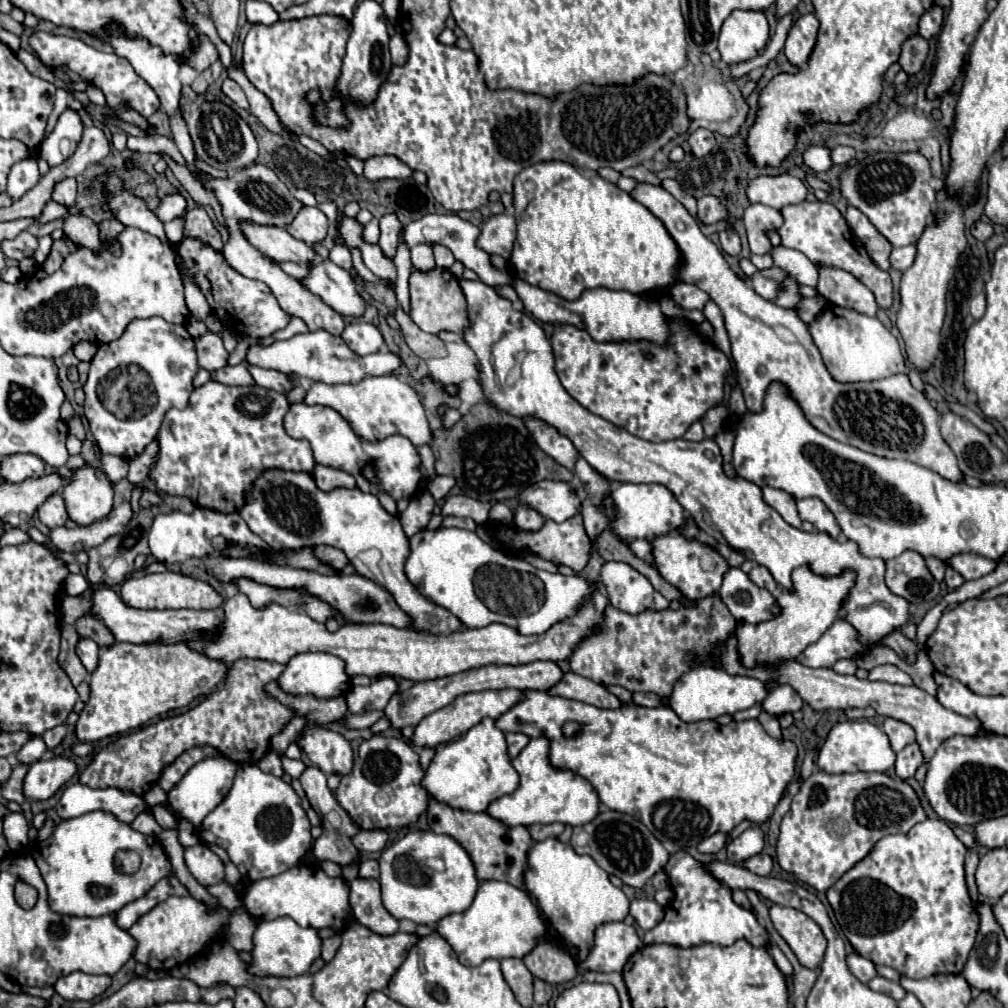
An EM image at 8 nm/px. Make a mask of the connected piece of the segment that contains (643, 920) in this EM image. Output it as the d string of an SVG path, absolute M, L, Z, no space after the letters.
M638 899L638 901L632 901L630 915L636 919L636 923L644 931L650 931L654 925L658 925L662 921L664 907L658 905L656 901L650 901L650 899Z

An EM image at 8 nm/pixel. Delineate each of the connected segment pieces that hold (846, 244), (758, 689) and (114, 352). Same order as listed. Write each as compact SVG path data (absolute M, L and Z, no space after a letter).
M804 201L798 205L786 205L780 209L780 213L784 219L782 227L778 227L782 247L804 253L816 267L834 267L834 269L844 269L844 271L852 273L874 293L876 303L882 309L892 307L894 287L892 287L890 275L886 271L882 271L878 265L874 265L874 261L868 257L860 239L852 235L846 219L834 205L830 205L826 201Z
M698 665L684 673L672 687L670 693L670 709L682 717L682 721L702 721L702 719L716 719L720 715L734 715L736 711L750 709L762 703L768 695L768 689L762 681L752 677L728 675L720 669L710 669L708 665Z
M160 317L132 321L120 339L98 347L90 365L84 385L84 415L90 423L90 431L104 453L128 461L138 457L156 439L162 417L172 405L180 405L182 409L188 405L188 397L194 389L192 379L198 373L194 339L186 327L172 325Z

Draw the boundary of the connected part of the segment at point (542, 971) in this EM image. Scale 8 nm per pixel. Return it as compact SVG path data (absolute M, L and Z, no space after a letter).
M540 943L522 961L536 979L542 979L550 985L568 983L578 975L578 967L576 967L574 959L568 953L560 951L558 945Z

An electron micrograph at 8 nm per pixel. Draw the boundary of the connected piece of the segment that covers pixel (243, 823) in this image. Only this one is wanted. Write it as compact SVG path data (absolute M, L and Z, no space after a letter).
M256 765L238 767L230 793L212 813L206 815L200 827L200 837L226 849L230 861L248 881L280 875L300 865L312 849L310 821L292 785L276 775L260 771Z

